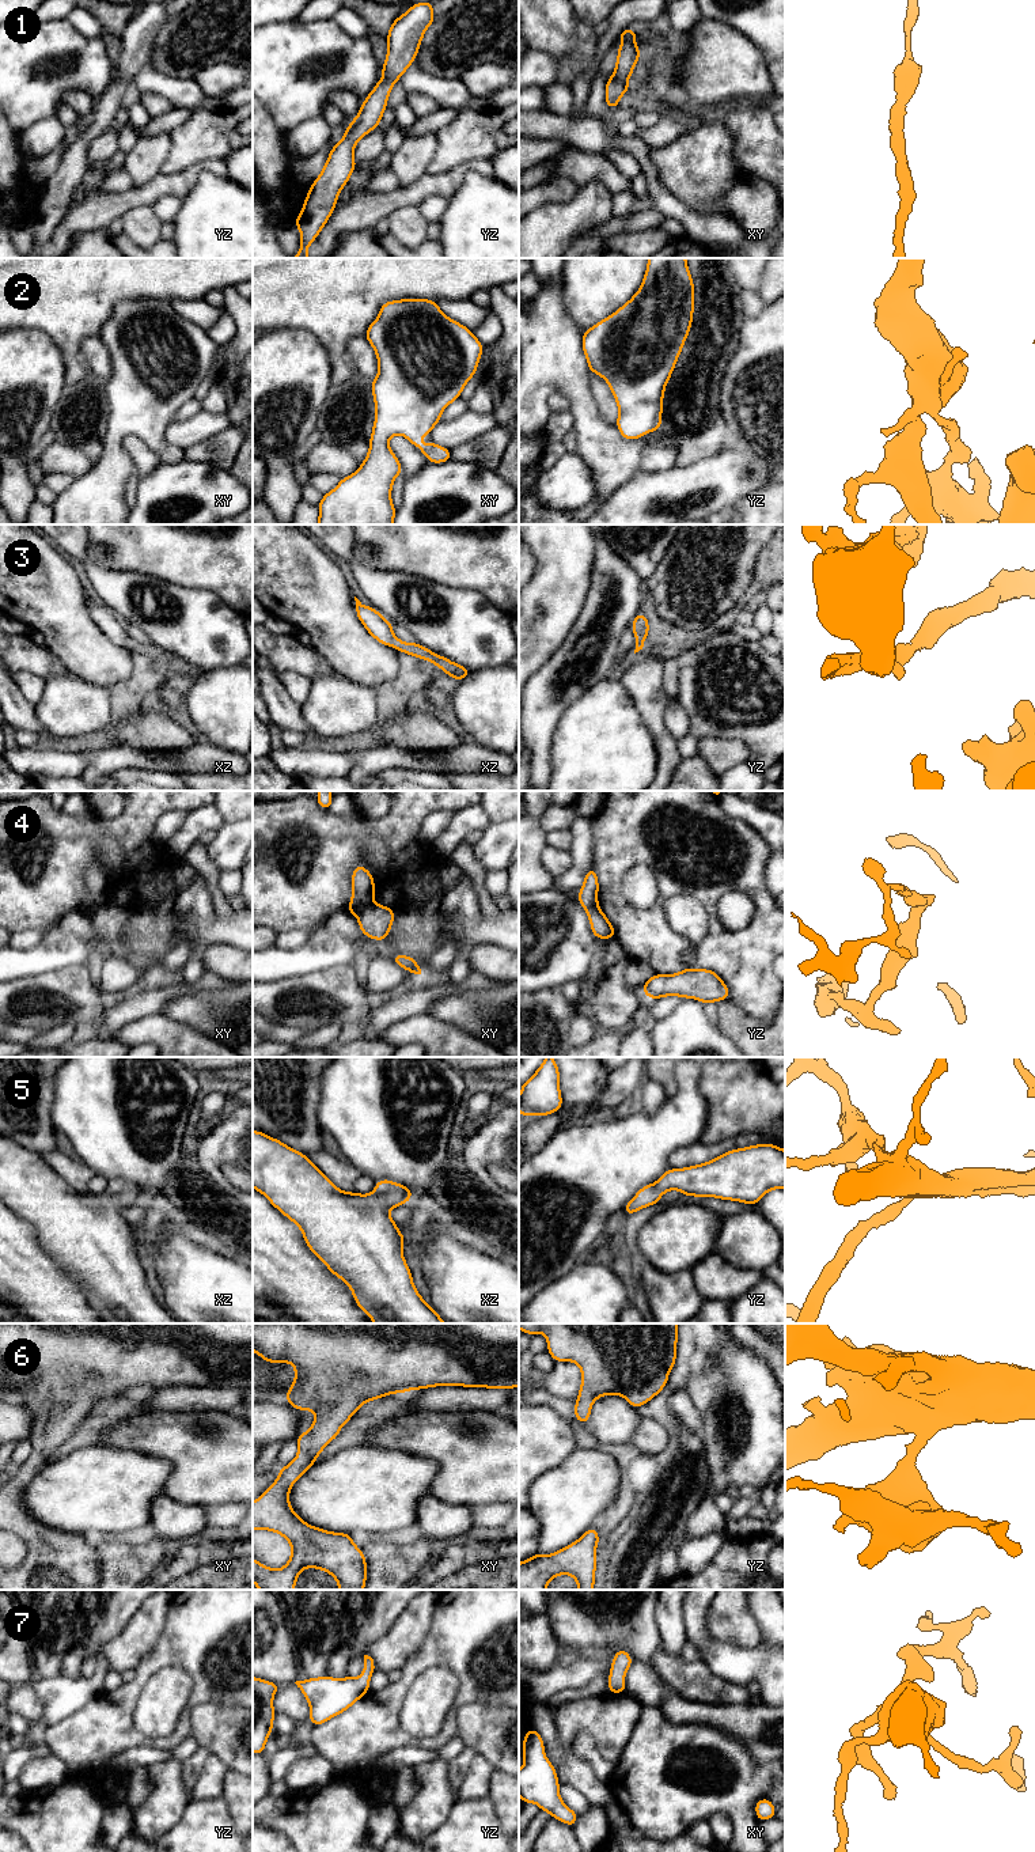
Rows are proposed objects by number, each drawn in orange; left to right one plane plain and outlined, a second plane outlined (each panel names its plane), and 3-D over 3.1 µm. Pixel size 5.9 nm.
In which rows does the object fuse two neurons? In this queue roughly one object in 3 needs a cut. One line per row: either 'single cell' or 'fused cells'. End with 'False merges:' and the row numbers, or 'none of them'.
1: single cell
2: single cell
3: single cell
4: fused cells
5: single cell
6: single cell
7: single cell
False merges: 4

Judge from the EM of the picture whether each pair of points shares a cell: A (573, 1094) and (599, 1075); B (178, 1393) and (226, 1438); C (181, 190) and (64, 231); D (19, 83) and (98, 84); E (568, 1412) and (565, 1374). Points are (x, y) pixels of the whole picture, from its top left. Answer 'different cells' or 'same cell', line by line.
A: same cell
B: different cells
C: same cell
D: same cell
E: different cells

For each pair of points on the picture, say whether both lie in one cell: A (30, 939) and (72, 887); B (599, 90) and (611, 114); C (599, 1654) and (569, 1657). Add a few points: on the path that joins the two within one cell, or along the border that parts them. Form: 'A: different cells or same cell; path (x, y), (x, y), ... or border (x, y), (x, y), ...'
A: different cells; border (45, 930), (21, 930), (14, 932)
B: same cell; path (599, 97), (599, 103), (605, 109)
C: same cell; path (592, 1654), (576, 1654)

